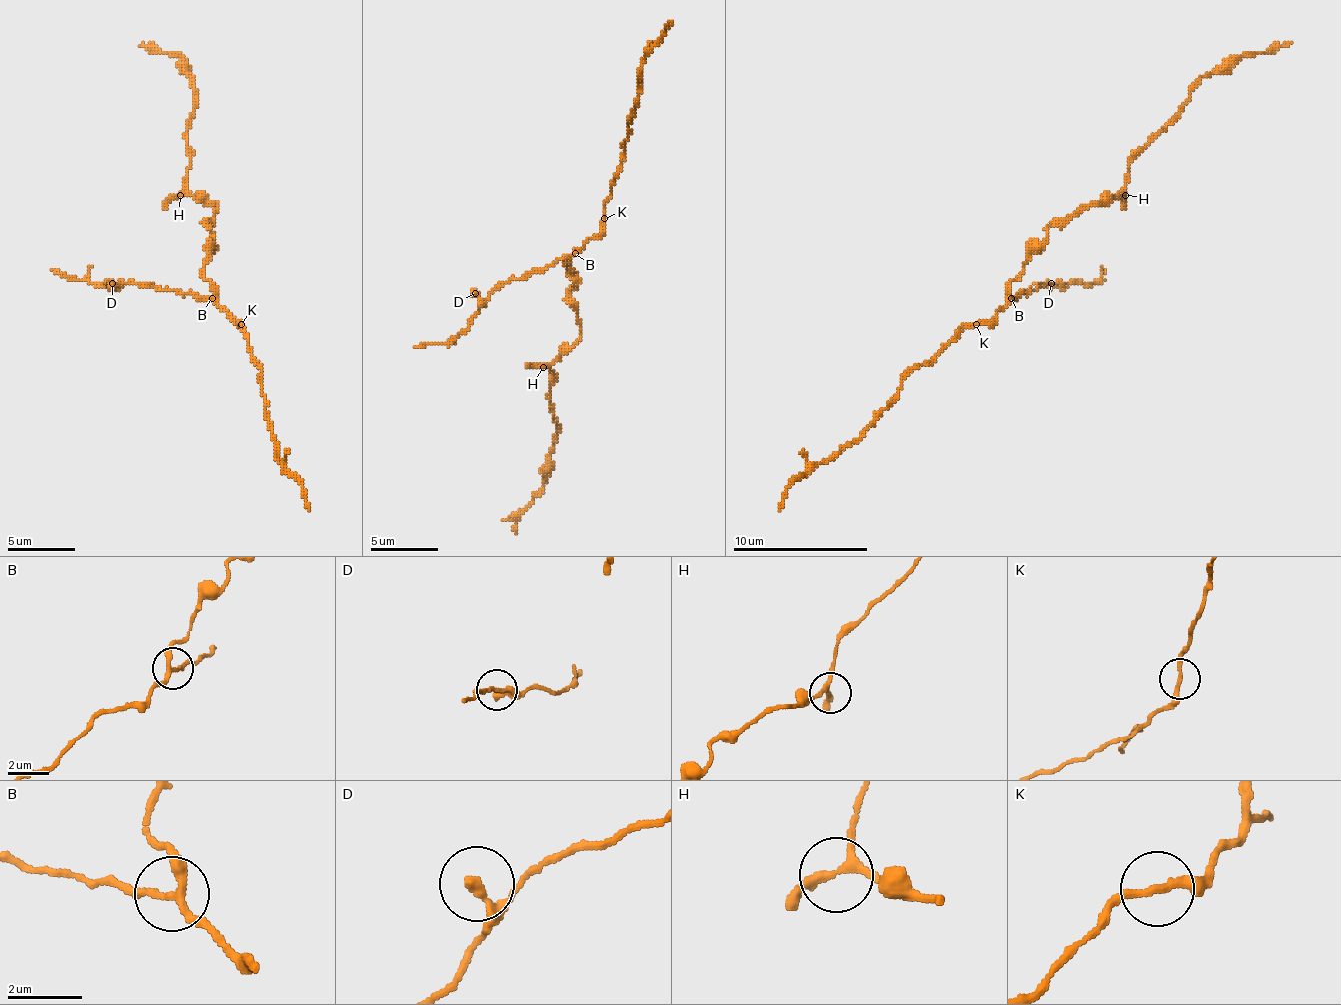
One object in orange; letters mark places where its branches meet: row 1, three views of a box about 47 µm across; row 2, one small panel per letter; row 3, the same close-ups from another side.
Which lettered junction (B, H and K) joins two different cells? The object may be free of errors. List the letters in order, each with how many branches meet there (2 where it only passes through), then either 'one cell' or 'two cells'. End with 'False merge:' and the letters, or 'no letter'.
B: 3 | two cells
H: 3 | one cell
K: 2 | one cell
False merge: B

